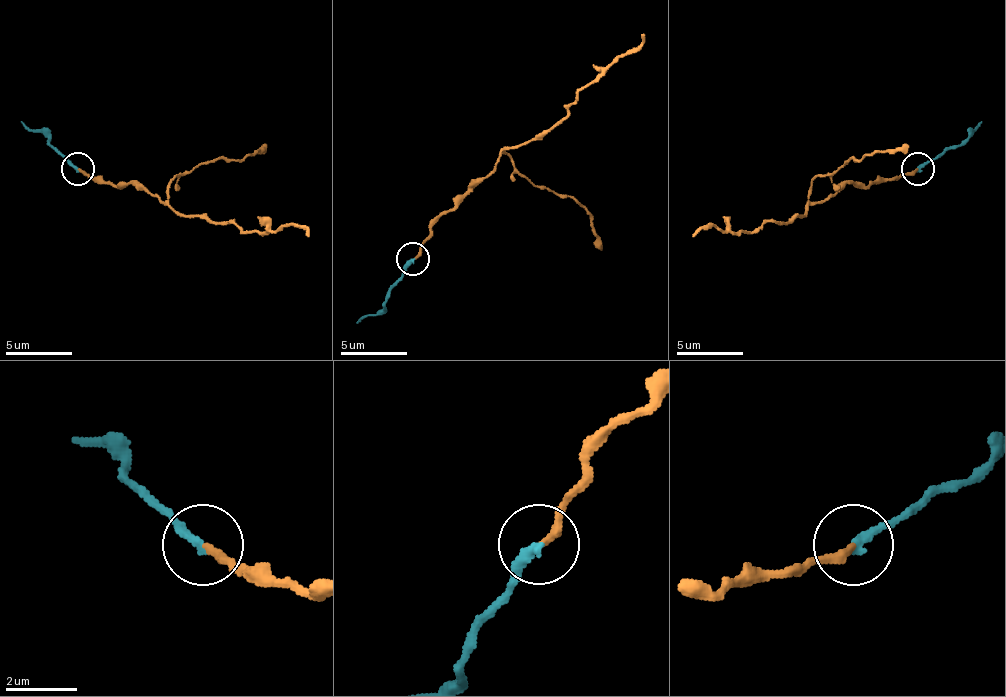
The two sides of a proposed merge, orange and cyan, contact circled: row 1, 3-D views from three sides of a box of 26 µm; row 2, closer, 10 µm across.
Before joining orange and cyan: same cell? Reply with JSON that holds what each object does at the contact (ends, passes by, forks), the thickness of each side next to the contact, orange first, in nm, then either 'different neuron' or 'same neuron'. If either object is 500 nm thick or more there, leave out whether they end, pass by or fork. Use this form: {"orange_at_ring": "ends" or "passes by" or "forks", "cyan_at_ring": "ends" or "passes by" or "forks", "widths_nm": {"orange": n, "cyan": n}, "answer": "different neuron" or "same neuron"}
{"orange_at_ring": "ends", "cyan_at_ring": "ends", "widths_nm": {"orange": 240, "cyan": 280}, "answer": "same neuron"}

